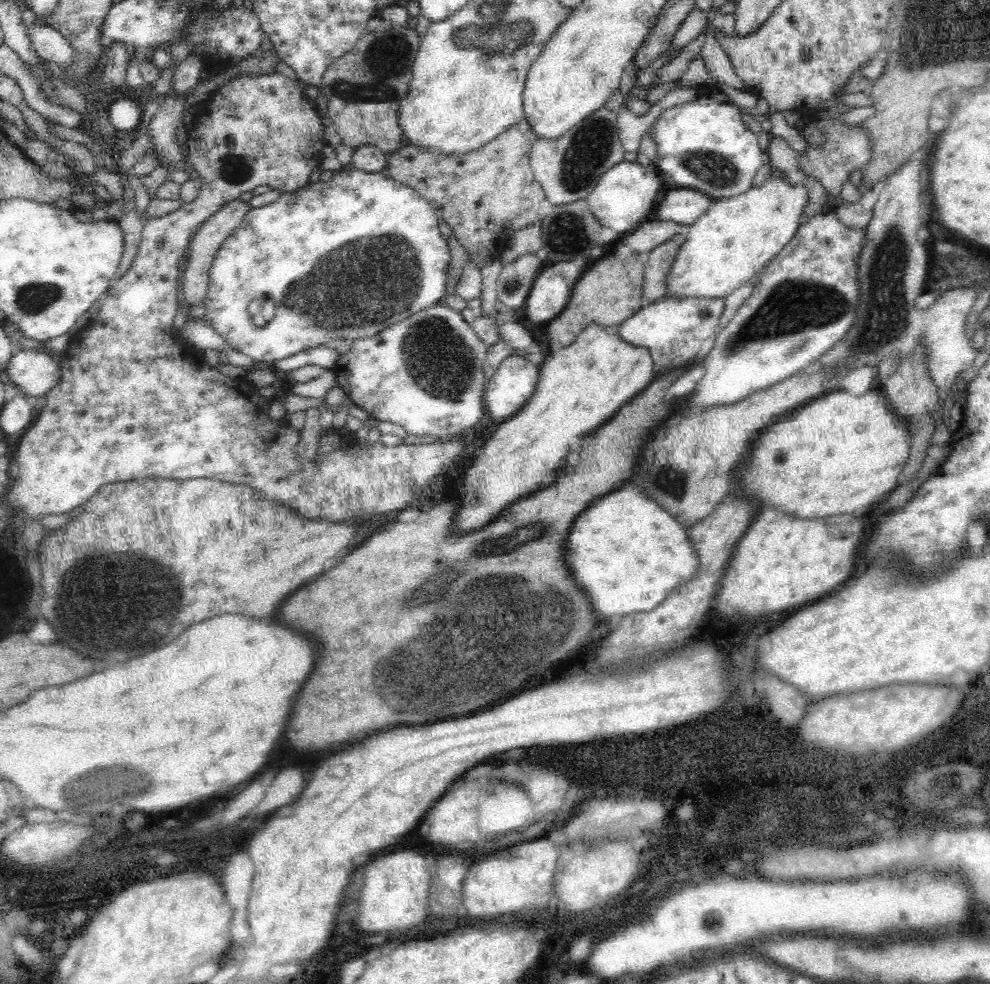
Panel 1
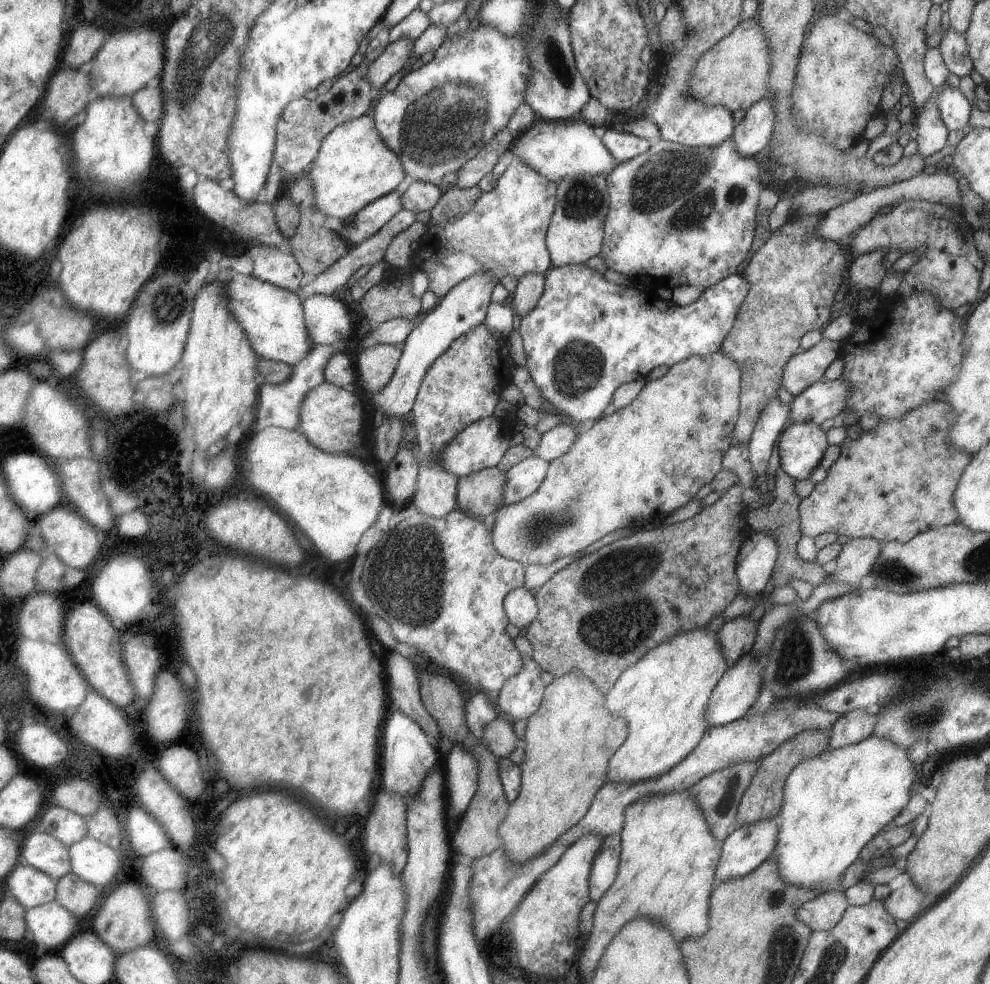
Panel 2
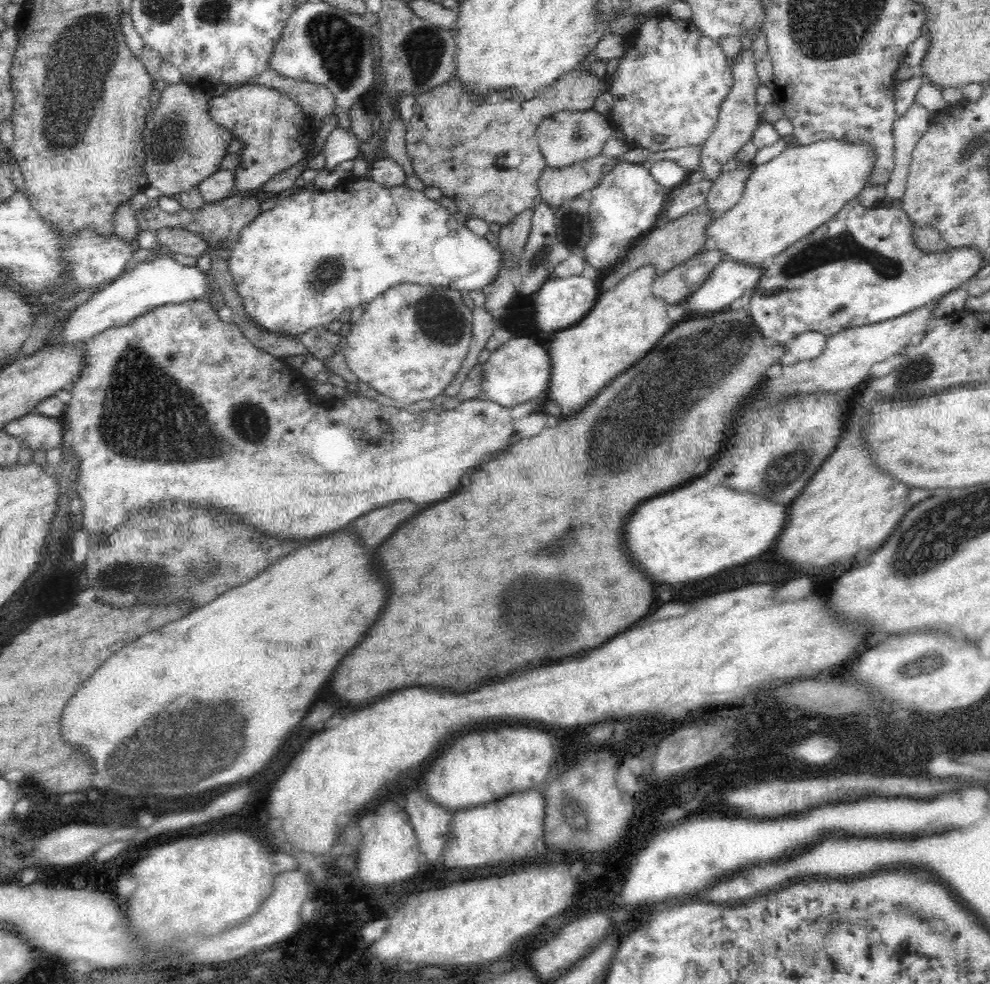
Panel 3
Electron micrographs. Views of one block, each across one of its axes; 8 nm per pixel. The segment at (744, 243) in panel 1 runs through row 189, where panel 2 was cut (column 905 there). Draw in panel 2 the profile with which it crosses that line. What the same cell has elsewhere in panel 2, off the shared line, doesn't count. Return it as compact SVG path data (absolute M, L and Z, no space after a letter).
M874 734L856 744L826 750L821 755L803 760L787 779L783 810L776 817L779 840L770 857L779 861L784 880L800 888L812 888L814 892L842 889L843 876L862 854L863 848L908 804L914 780L916 768L908 760L906 750L892 744L892 740Z

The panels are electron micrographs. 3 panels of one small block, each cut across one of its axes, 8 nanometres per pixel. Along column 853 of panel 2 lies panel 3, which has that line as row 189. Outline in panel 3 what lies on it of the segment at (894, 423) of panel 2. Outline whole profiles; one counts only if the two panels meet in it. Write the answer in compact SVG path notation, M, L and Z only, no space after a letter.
M580 68L566 73L549 86L538 88L532 98L523 98L510 88L493 89L488 93L475 92L453 77L449 82L416 97L414 113L406 128L406 152L415 174L425 186L440 188L442 196L454 200L458 212L504 226L538 201L539 178L545 167L544 155L536 137L540 121L565 109L576 112L591 110L596 99L610 88L612 85L604 84L602 79Z

